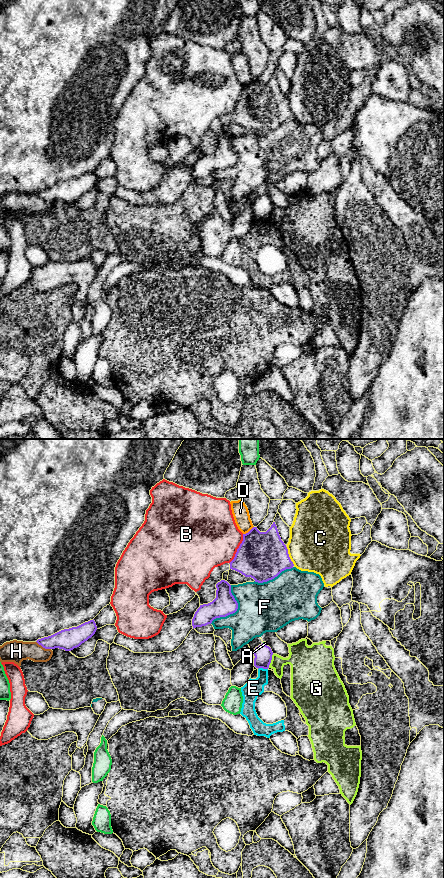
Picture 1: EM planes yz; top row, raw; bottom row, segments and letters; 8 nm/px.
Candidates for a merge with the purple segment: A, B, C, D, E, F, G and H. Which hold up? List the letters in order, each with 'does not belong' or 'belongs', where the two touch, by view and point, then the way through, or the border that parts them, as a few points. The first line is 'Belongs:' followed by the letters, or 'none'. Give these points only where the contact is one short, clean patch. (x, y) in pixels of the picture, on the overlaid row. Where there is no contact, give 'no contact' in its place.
Belongs: none
A: does not belong; meets purple in yz at (264, 644)
B: does not belong; meets purple in yz at (237, 549)
C: does not belong; meets purple in yz at (288, 556)
D: does not belong; meets purple in yz at (249, 531)
E: does not belong; meets purple in yz at (262, 667); border along yz (267, 668), (258, 669)
F: does not belong; meets purple in yz at (235, 611)
G: does not belong; meets purple in yz at (270, 661); border along yz (273, 654), (268, 667)
H: does not belong; meets purple in yz at (43, 647)

